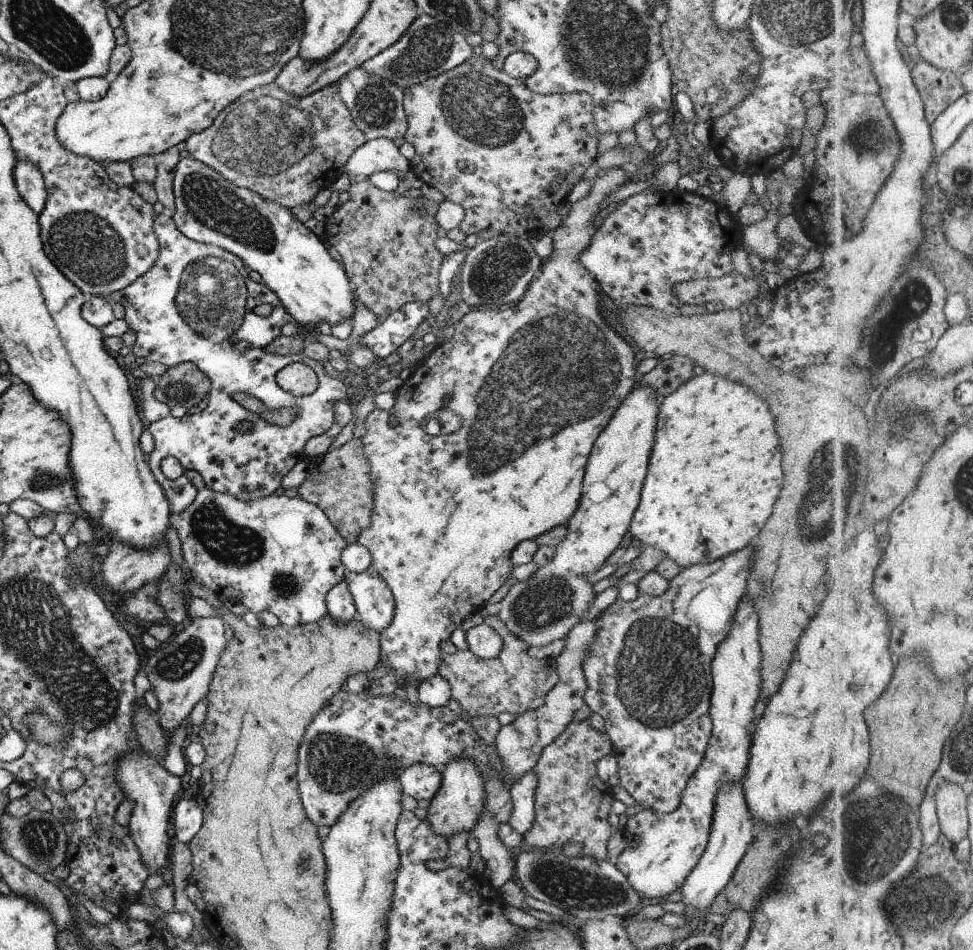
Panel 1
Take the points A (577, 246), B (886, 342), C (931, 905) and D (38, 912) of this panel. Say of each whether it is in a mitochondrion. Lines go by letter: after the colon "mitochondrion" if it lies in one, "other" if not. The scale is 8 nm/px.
A: other
B: mitochondrion
C: mitochondrion
D: other

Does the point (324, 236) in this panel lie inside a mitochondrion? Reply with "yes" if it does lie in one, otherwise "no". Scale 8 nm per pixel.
no

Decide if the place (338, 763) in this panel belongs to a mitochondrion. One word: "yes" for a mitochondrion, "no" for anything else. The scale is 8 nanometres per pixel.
yes

